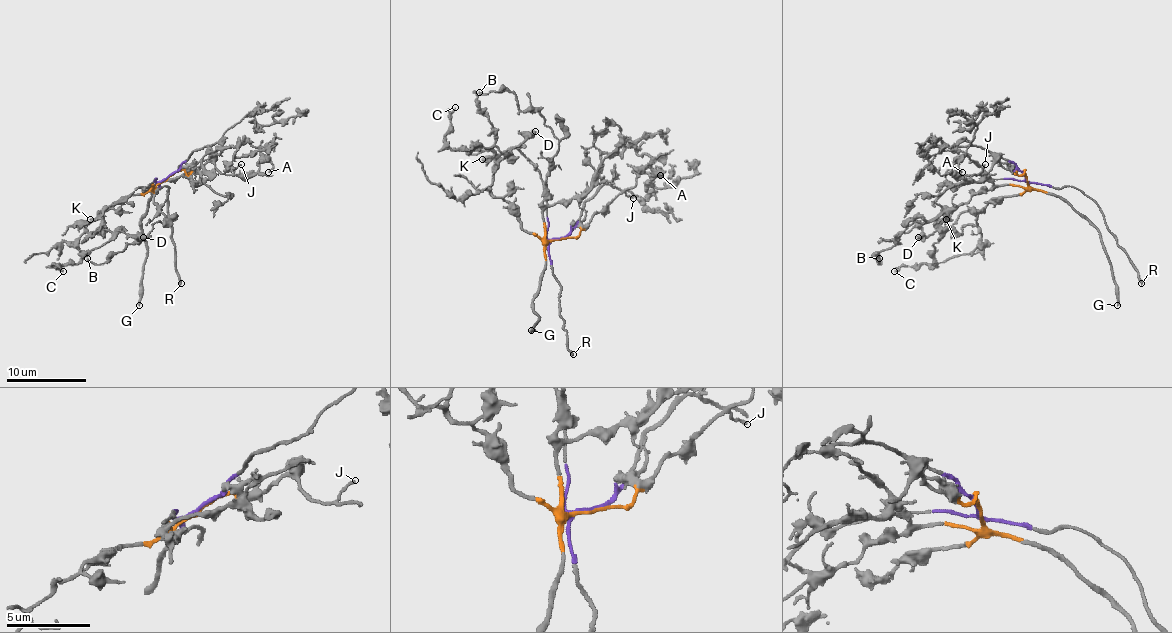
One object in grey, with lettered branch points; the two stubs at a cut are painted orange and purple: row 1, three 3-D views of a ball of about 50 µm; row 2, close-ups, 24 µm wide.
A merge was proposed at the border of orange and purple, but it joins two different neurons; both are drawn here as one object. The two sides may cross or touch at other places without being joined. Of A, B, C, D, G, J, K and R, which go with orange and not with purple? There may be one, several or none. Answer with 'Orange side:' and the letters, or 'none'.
Orange side: A, B, C, D, G, J

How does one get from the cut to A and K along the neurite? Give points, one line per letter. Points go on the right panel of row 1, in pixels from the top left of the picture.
A: (1026, 177), (1024, 171), (1012, 173), (998, 161), (986, 173), (956, 175), (952, 167), (958, 161), (962, 171)
K: (1026, 177), (1026, 181), (978, 179), (948, 187), (934, 202), (946, 220)

